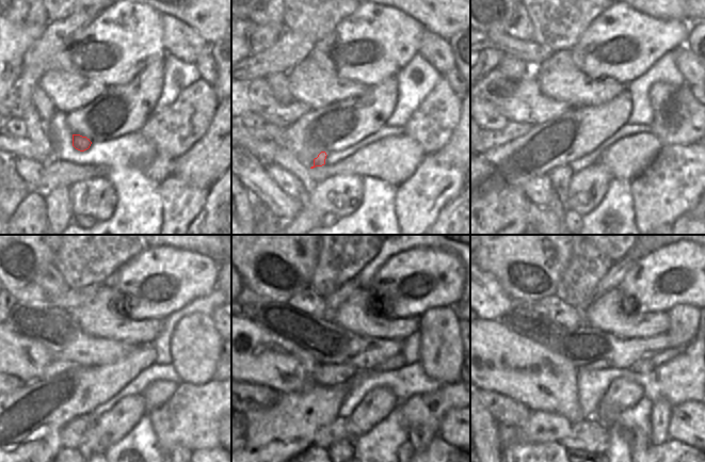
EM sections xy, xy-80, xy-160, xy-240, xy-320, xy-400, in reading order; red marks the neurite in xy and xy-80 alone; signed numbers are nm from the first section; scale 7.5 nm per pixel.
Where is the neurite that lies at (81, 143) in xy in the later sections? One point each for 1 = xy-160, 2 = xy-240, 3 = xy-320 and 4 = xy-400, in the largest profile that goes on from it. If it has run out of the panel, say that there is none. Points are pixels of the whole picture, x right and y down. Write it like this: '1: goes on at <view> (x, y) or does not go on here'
1: goes on at xy-160 (560, 177)
2: goes on at xy-240 (91, 445)
3: goes on at xy-320 (342, 450)
4: goes on at xy-400 (569, 451)

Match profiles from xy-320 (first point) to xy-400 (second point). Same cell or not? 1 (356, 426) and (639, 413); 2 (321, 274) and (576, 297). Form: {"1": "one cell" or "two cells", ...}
{"1": "two cells", "2": "one cell"}

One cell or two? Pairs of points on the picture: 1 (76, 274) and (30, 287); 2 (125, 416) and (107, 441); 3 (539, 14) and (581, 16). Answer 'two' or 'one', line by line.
1: two
2: one
3: one

